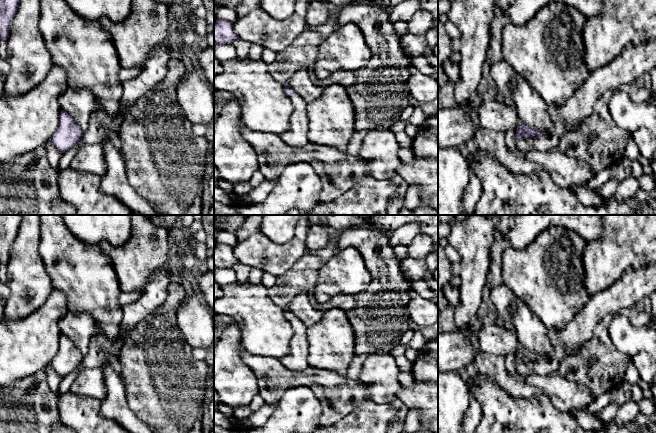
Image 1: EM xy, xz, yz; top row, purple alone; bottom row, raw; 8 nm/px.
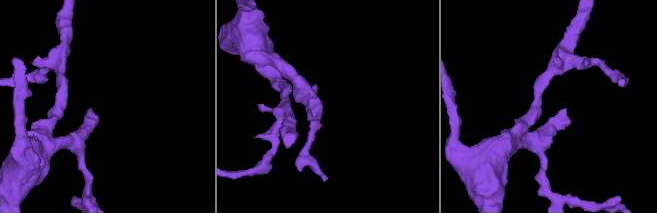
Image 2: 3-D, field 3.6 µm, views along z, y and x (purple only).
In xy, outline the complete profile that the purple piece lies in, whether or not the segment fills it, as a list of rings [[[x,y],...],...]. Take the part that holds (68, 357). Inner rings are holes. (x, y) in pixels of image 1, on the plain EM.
[[[61,334],[59,340],[59,349],[50,363],[61,377],[74,371],[81,363],[83,355],[76,345],[66,335]]]

